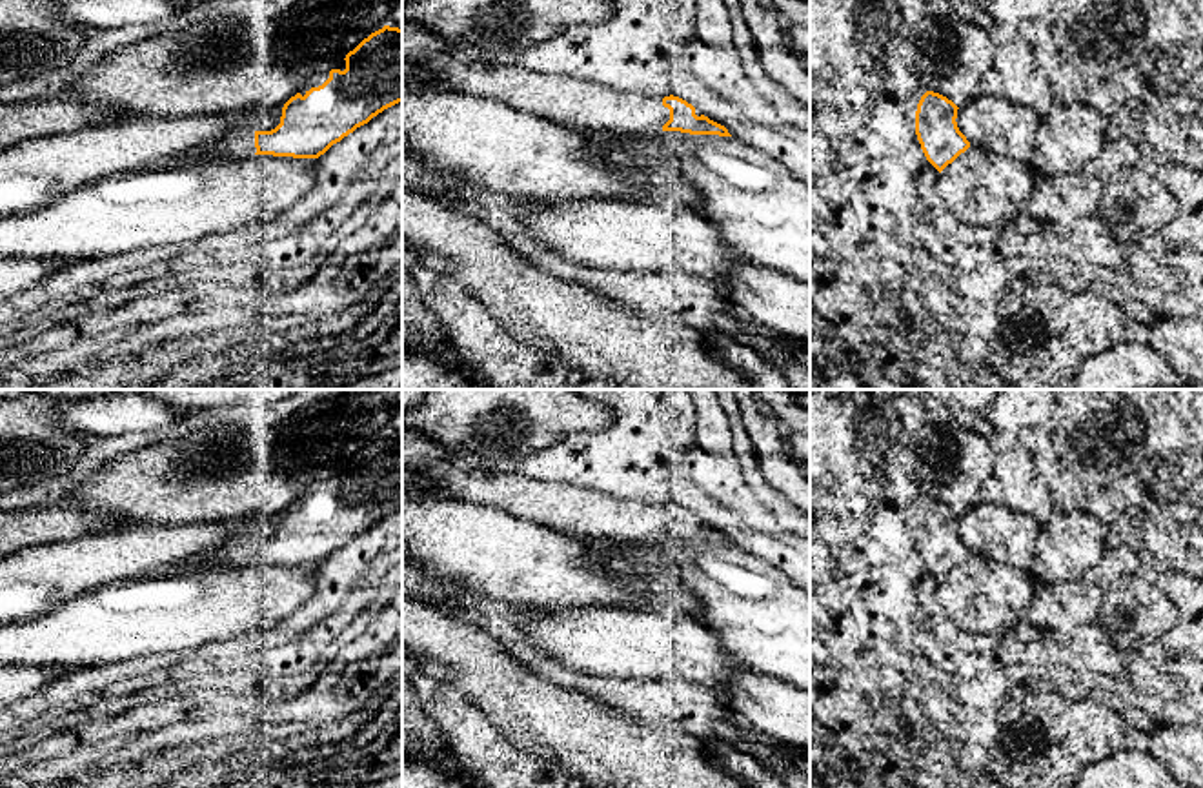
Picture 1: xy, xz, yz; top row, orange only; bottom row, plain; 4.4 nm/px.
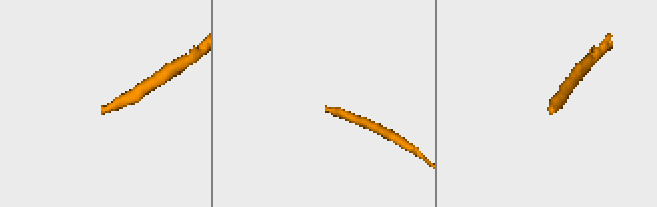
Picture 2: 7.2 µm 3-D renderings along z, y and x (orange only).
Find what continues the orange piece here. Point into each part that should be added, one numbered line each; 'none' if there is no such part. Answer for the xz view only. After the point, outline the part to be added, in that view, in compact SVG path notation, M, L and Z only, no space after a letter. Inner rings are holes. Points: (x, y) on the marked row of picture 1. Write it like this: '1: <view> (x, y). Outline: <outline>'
1: xz (586, 104). Outline: M402 25L402 58L424 67L442 87L482 95L531 115L542 115L555 122L573 124L586 131L612 135L655 135L670 120L670 109L661 96L617 91L591 80L561 73L537 73L510 64L504 56L464 56L451 49L440 36Z

